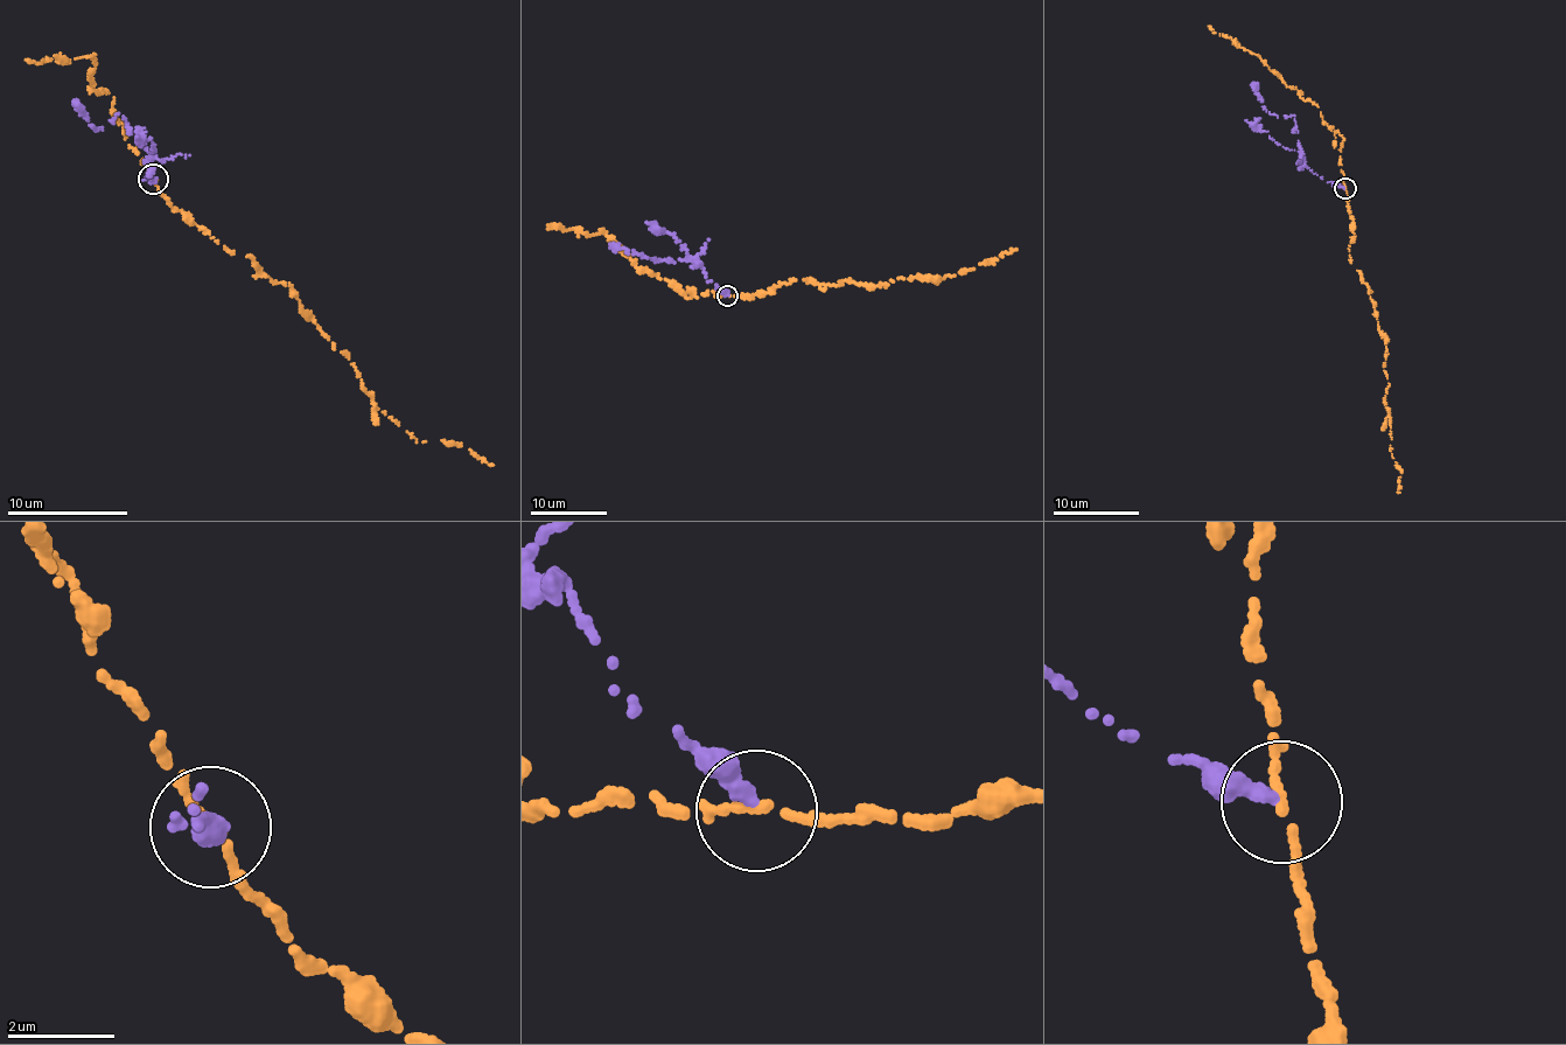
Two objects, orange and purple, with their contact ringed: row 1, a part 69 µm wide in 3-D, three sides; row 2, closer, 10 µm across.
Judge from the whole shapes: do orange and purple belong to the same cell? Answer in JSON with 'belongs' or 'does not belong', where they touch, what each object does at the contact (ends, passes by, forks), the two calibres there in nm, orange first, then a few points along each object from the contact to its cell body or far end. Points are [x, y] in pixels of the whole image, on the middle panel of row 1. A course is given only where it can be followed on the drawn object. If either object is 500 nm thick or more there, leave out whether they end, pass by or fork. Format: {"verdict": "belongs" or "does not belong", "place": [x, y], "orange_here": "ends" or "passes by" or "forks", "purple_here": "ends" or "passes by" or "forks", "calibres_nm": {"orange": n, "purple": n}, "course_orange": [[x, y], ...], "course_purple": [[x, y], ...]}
{"verdict": "does not belong", "place": [727, 295], "orange_here": "ends", "purple_here": "ends", "calibres_nm": {"orange": 200, "purple": 320}, "course_orange": [[727, 295], [754, 298], [806, 280], [875, 287], [897, 279], [936, 281], [993, 262], [1015, 249]], "course_purple": [[727, 294], [690, 259], [659, 260], [610, 246]]}

